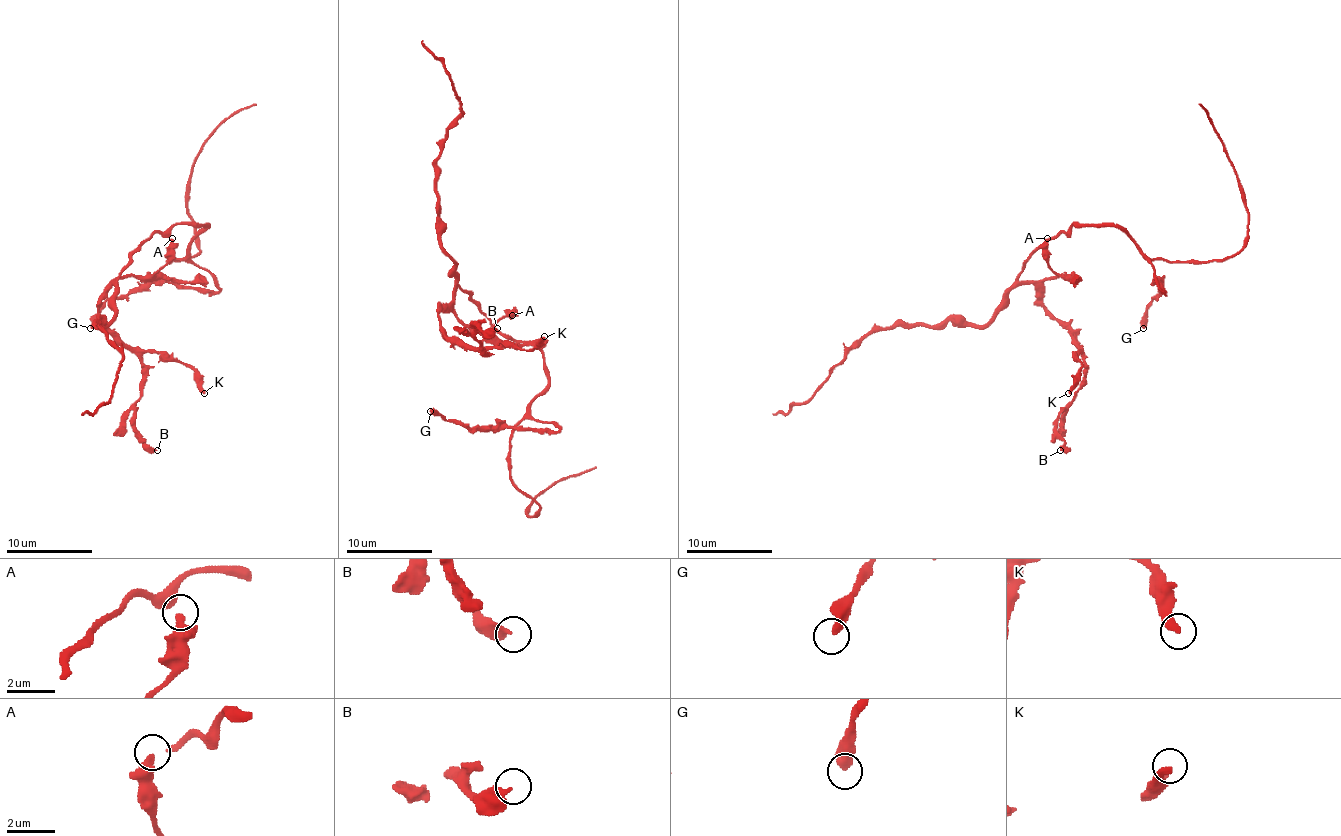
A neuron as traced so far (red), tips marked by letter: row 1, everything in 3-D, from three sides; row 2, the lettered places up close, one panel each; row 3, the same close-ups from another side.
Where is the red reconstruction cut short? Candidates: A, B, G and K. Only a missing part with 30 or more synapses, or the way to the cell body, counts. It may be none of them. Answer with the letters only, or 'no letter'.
no letter

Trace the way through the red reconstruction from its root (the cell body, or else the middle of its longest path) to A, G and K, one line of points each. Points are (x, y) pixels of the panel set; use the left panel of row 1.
A: (170, 228), (155, 232), (131, 255), (120, 277), (114, 281), (125, 277), (152, 277), (167, 262), (172, 238)
G: (170, 228), (208, 225), (191, 243), (189, 258), (219, 290), (146, 281), (110, 298), (90, 328)
K: (170, 228), (155, 232), (131, 255), (101, 300), (99, 320), (133, 348), (165, 352), (185, 363), (204, 393)

